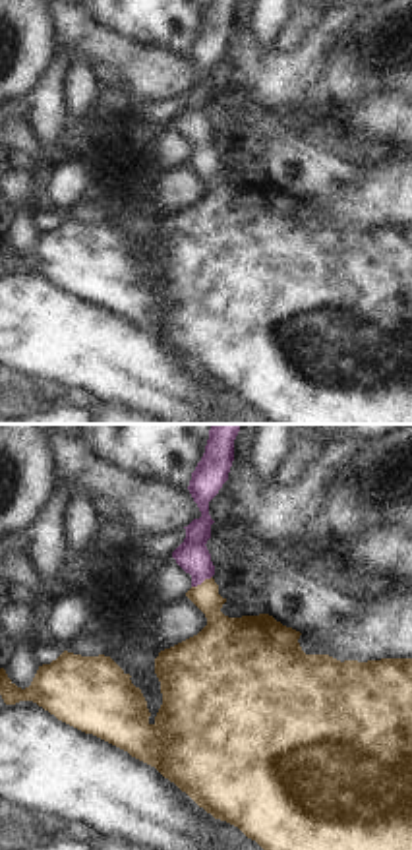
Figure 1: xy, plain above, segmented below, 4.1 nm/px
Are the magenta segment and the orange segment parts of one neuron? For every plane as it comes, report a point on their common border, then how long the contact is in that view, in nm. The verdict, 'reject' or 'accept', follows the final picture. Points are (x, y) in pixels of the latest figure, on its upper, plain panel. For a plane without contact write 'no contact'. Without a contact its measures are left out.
meets magenta at (202, 148); contact 100 nm long

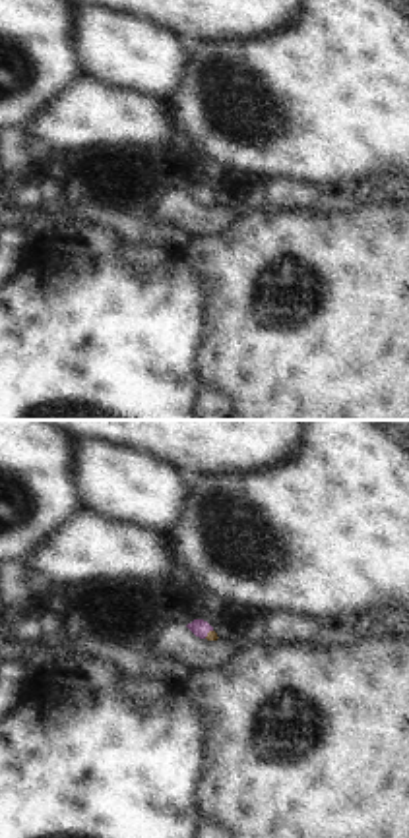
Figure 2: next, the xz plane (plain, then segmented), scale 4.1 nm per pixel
meets magenta at (208, 198); contact 50 nm long

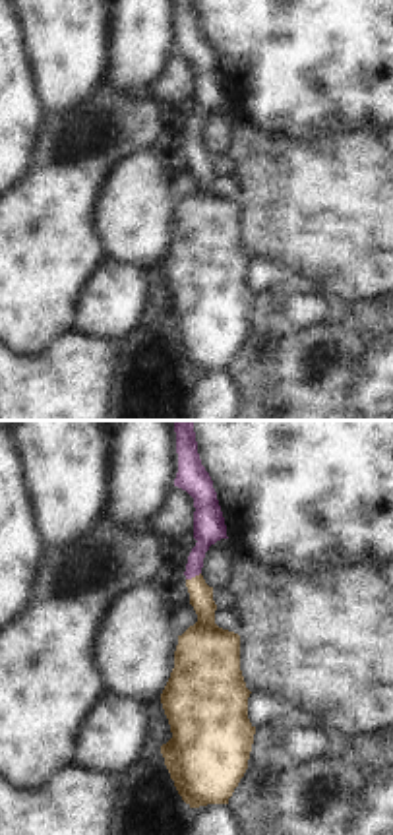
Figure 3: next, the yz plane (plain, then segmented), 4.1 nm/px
meets magenta at (192, 142); contact 70 nm long

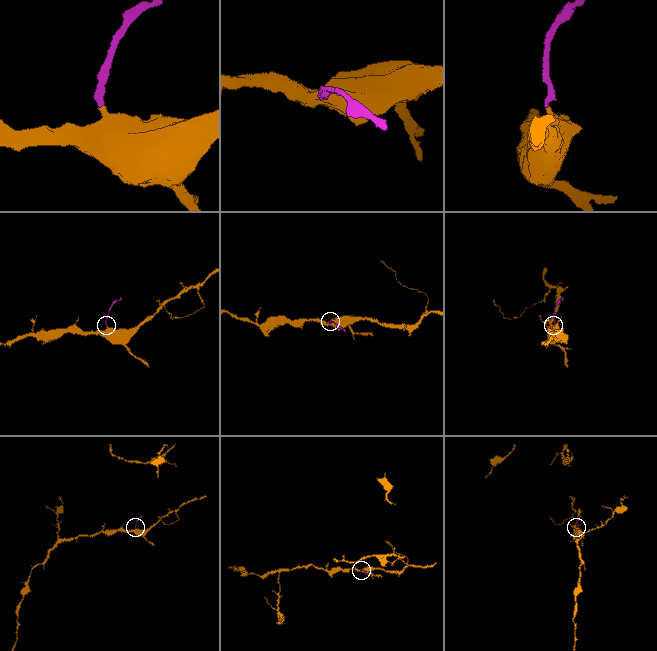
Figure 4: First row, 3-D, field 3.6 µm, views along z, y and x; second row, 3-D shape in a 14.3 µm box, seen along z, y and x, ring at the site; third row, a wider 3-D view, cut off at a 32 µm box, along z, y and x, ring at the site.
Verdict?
accept

